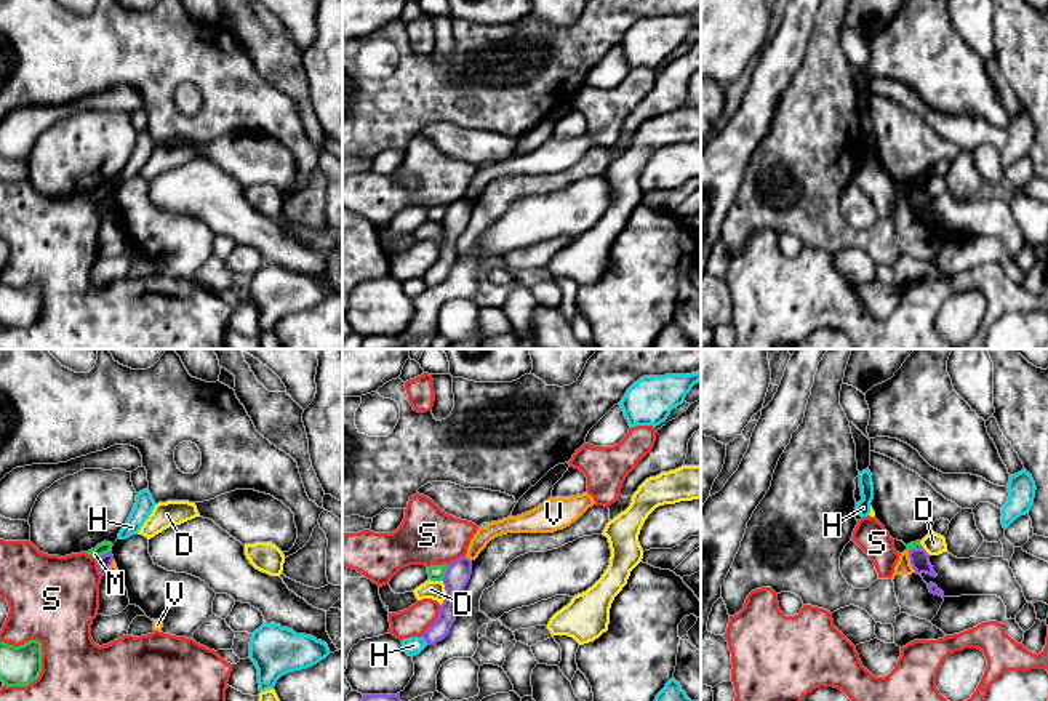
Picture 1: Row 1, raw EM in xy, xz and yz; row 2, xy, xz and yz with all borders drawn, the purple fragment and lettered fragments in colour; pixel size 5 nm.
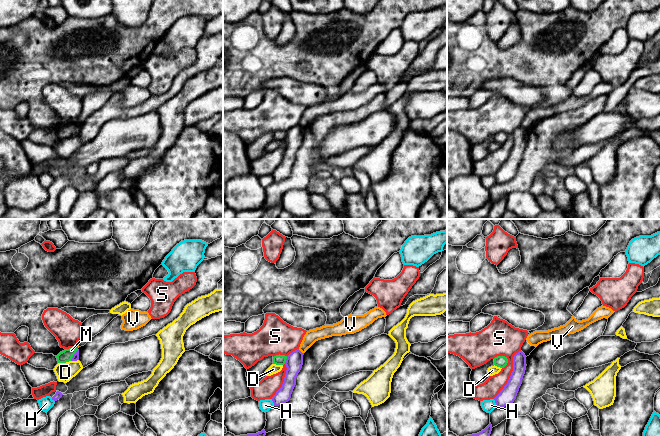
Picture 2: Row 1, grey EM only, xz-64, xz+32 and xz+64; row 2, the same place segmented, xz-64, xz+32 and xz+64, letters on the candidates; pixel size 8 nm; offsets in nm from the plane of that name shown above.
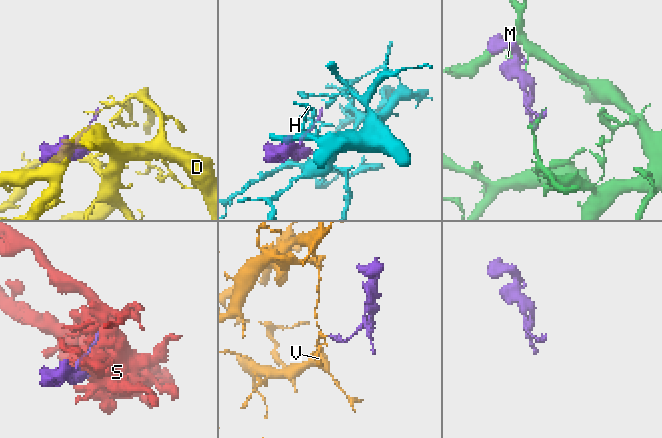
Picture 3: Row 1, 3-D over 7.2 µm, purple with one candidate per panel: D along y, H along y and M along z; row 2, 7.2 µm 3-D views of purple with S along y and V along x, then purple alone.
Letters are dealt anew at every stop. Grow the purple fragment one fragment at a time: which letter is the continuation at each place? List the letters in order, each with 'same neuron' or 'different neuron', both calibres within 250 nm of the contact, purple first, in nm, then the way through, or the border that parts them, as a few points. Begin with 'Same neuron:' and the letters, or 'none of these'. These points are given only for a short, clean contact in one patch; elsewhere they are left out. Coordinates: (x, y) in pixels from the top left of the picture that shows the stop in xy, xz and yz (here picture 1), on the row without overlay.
Same neuron: none of these
D: different neuron; 130 nm thick on the purple side, 100 nm on the other
H: different neuron; 90 nm thick on the purple side, 90 nm on the other; border along xz (421, 279), (428, 285)
M: different neuron; 130 nm thick on the purple side, 80 nm on the other
S: different neuron; 120 nm thick on the purple side, 150 nm on the other
V: different neuron; 100 nm thick on the purple side, 80 nm on the other; border along yz (908, 194), (909, 205), (916, 213)

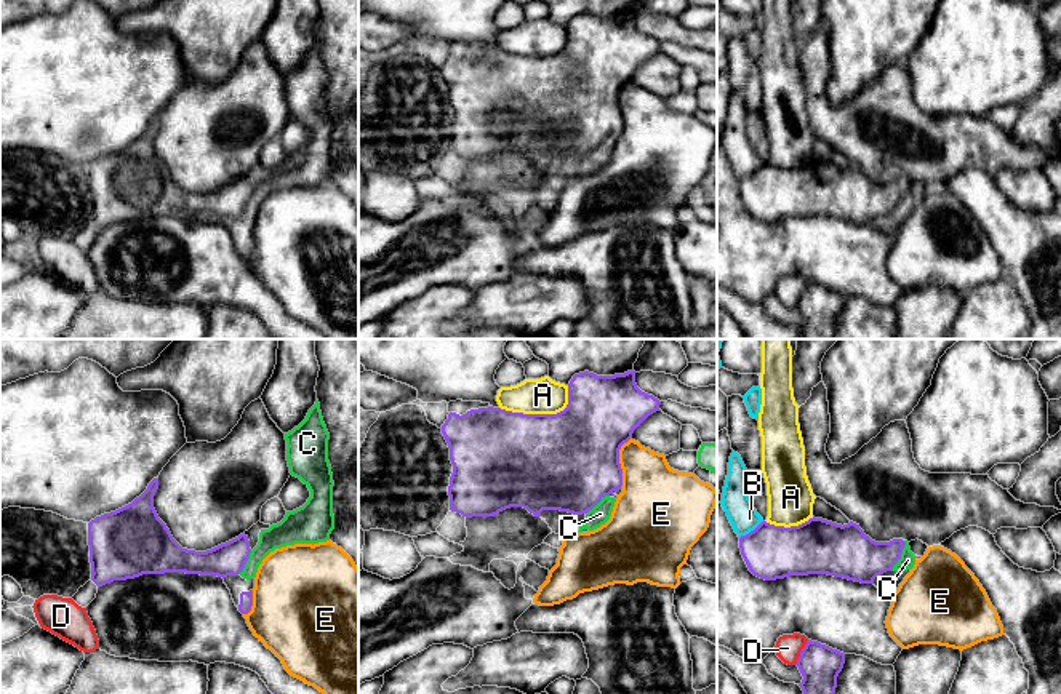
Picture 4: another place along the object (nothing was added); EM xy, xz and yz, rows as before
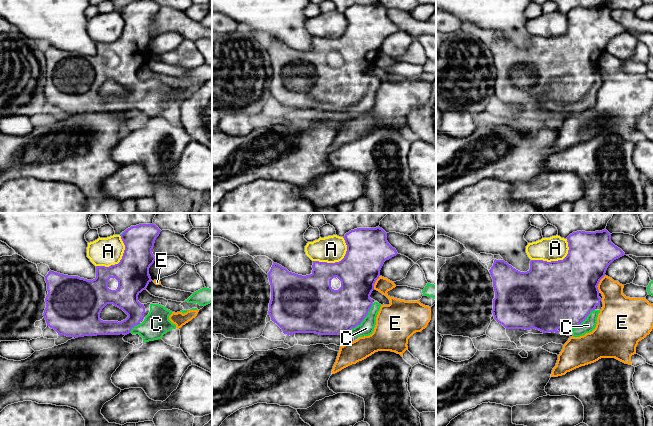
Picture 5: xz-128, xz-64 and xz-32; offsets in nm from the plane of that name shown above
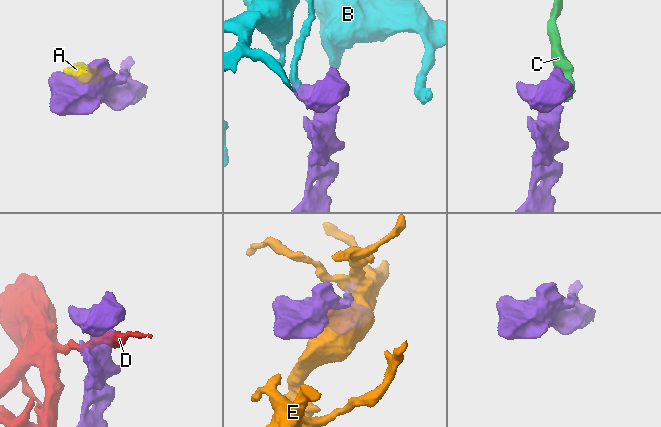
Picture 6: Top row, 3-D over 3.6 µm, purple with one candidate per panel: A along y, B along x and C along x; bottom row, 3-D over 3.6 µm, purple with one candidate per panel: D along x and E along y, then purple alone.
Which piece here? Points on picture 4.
Same neuron: C
A: different neuron; 480 nm thick on the purple side, 180 nm on the other
B: different neuron; 280 nm thick on the purple side, 140 nm on the other; border along yz (762, 162), (740, 179)
C: same neuron; 240 nm thick on the purple side, 80 nm on the other; runs through yz (850, 195), (900, 197), (908, 202)
D: different neuron; 200 nm thick on the purple side, 130 nm on the other
E: different neuron; 500 nm thick on the purple side, 320 nm on the other

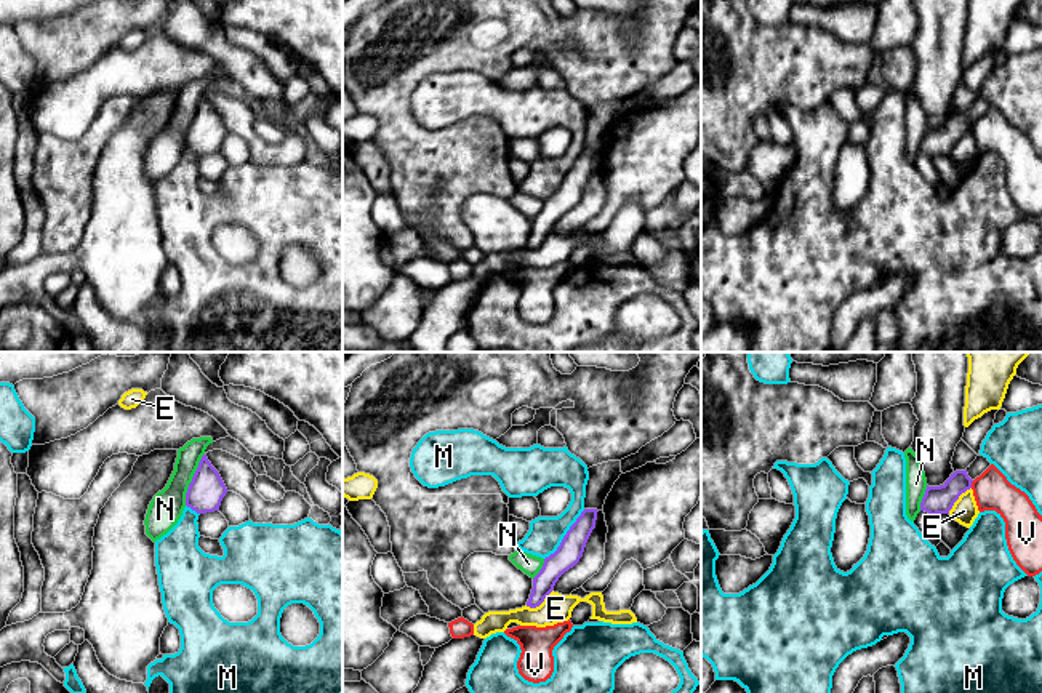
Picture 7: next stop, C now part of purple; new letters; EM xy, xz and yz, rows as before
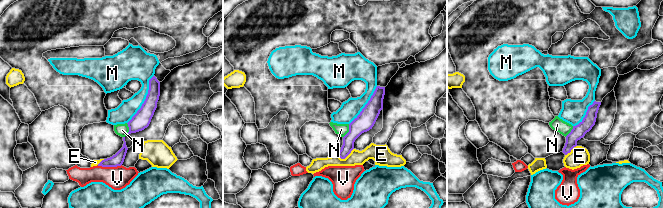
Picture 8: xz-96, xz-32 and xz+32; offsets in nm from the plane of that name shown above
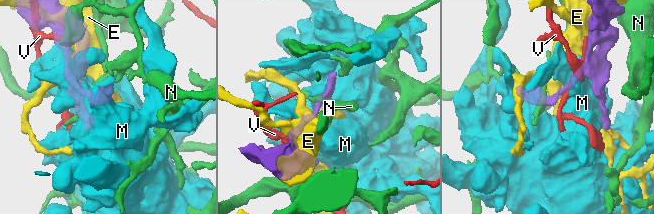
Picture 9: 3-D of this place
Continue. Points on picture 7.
Same neuron: none of these
E: different neuron; 120 nm thick on the purple side, 140 nm on the other
M: different neuron; 120 nm thick on the purple side, 170 nm on the other
N: different neuron; 180 nm thick on the purple side, 170 nm on the other
V: different neuron; 140 nm thick on the purple side, 190 nm on the other

